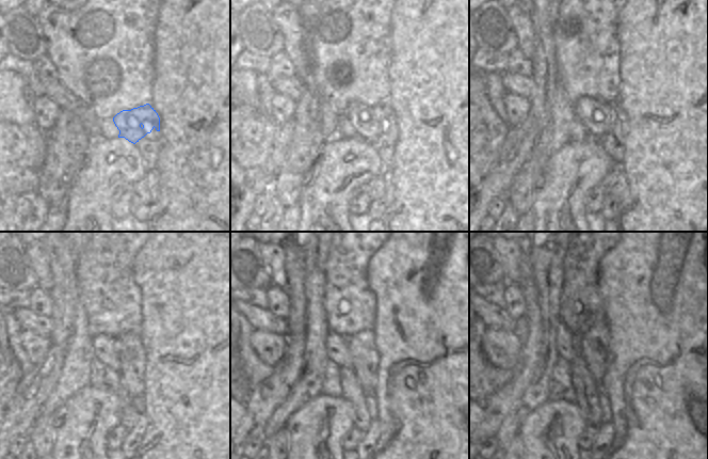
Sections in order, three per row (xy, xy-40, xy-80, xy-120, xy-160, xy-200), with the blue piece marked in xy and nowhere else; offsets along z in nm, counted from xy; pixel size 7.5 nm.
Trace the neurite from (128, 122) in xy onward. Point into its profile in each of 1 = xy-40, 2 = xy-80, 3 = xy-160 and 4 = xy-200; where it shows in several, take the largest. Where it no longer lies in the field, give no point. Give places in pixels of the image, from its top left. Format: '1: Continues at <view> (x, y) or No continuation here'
1: Continues at xy-40 (366, 120)
2: Continues at xy-80 (597, 116)
3: Continues at xy-160 (337, 351)
4: Continues at xy-200 (566, 342).

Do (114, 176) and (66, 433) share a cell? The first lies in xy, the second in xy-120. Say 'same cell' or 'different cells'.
same cell

